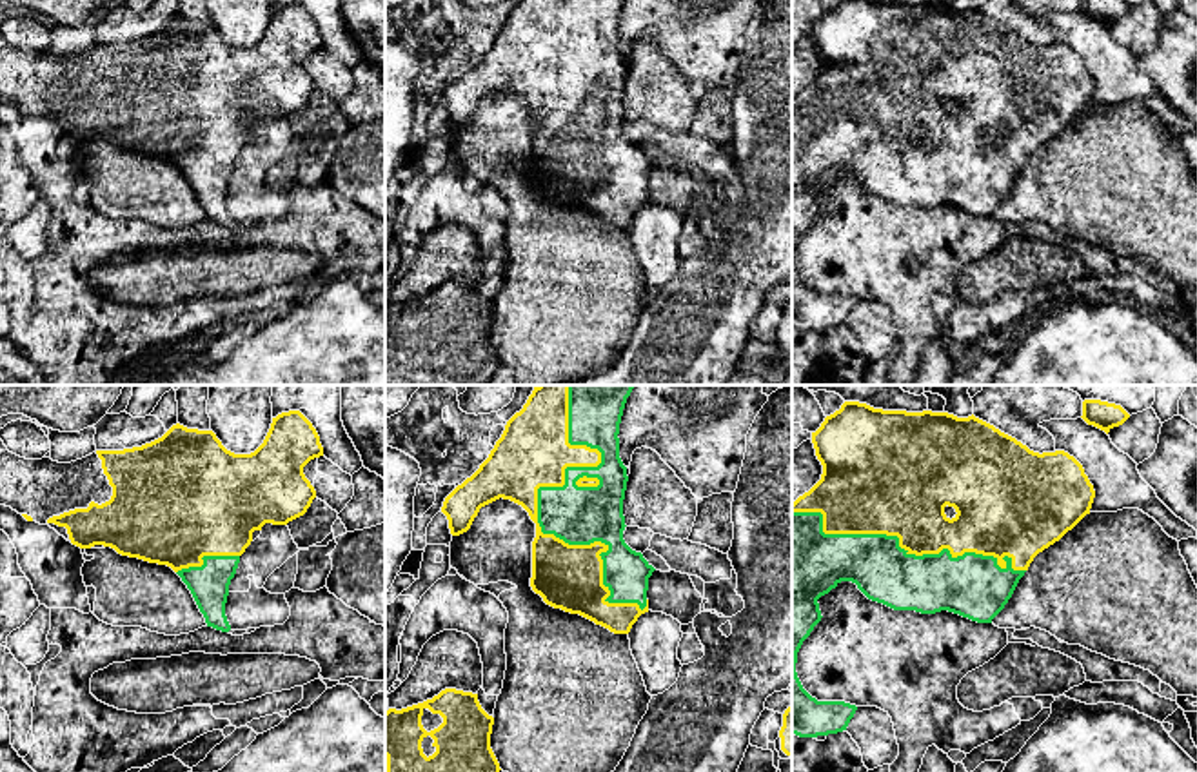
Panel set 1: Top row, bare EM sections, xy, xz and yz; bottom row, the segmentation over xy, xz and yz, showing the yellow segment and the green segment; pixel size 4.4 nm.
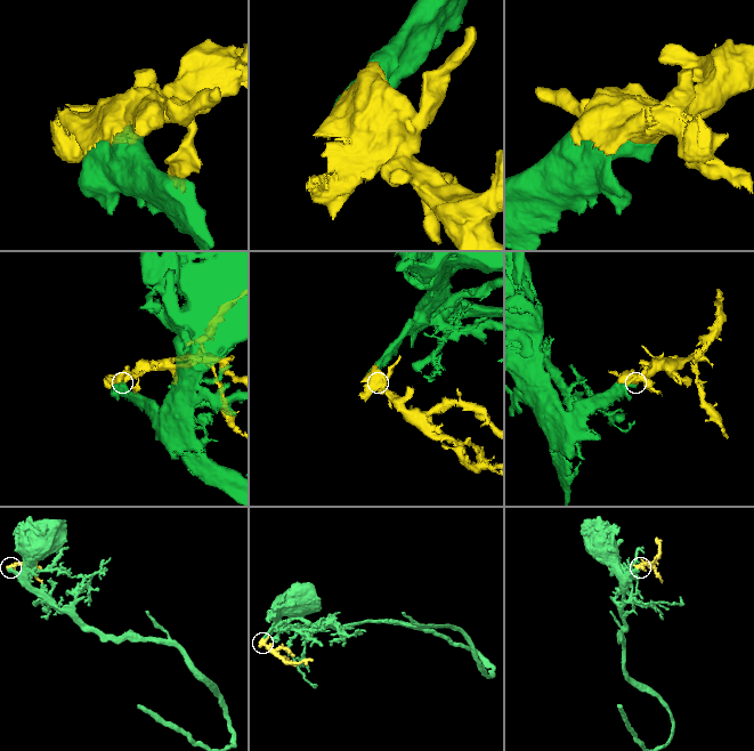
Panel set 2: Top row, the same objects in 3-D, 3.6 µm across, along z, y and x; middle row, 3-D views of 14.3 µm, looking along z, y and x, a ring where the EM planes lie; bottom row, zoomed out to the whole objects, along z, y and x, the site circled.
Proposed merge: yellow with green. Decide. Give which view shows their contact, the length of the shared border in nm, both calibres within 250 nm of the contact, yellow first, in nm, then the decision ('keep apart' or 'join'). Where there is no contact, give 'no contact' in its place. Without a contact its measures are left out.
meets yellow in xz; contact 950 nm long; 280 nm thick on the yellow side, 260 nm on the other; join

